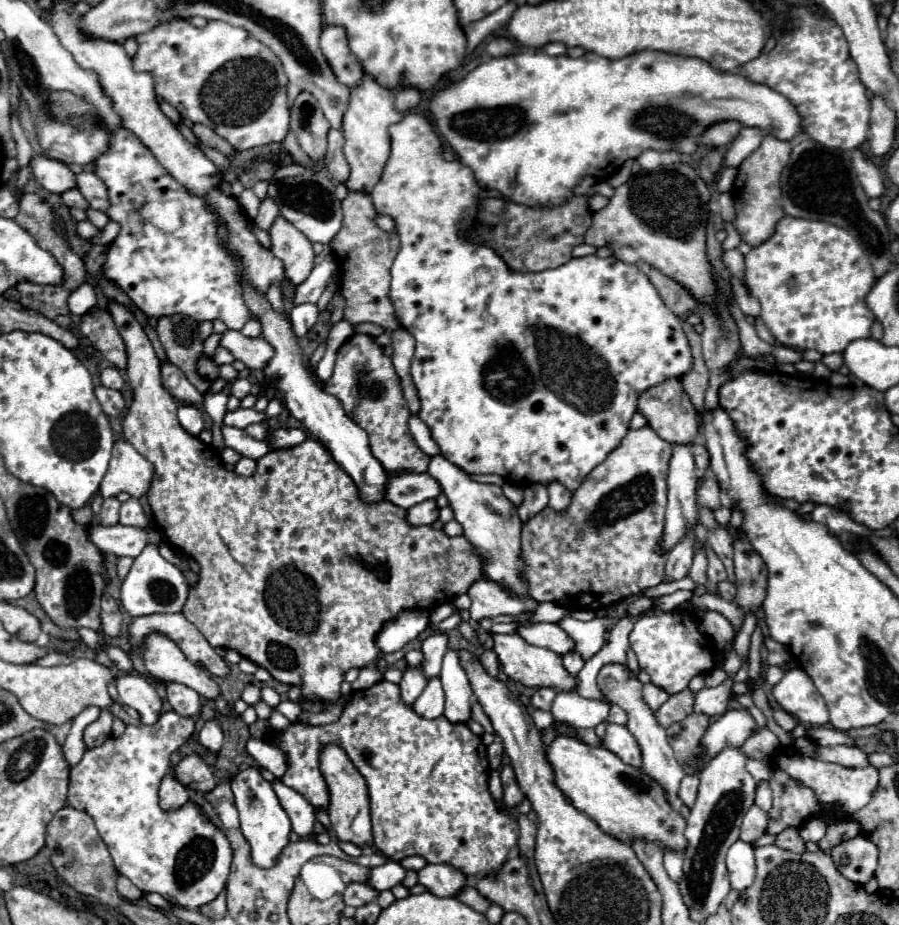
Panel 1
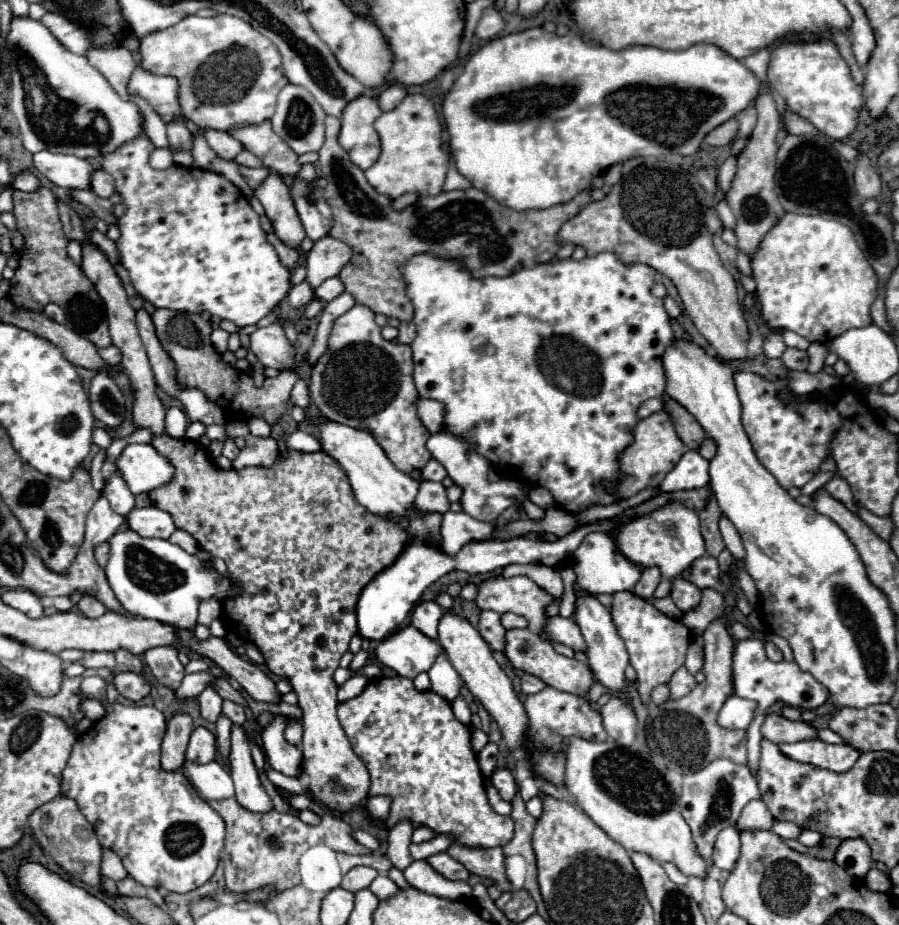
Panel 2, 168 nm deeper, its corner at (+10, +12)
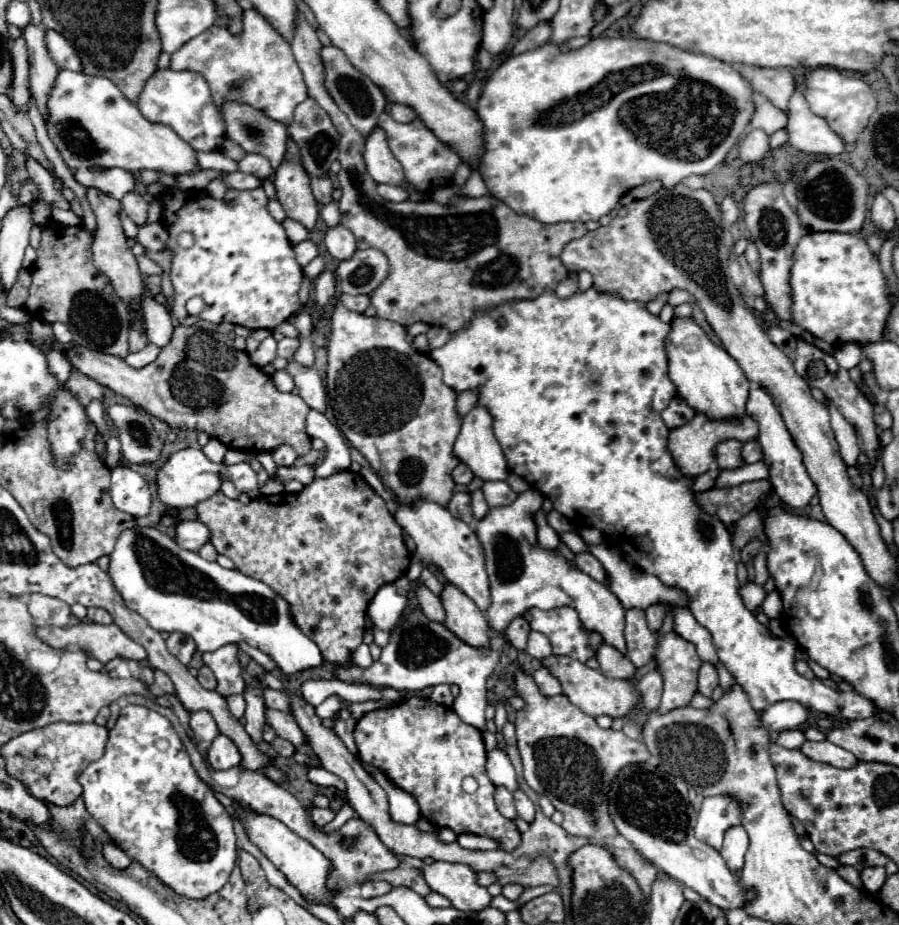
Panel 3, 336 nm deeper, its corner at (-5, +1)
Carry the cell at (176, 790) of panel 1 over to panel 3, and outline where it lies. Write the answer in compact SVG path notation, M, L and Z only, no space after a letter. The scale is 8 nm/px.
M196 711L190 715L190 729L192 729L192 739L196 743L210 743L220 731L208 711Z

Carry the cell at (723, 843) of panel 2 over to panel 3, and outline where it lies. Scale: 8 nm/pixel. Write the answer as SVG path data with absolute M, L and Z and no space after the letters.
M732 827L728 833L726 833L726 839L724 839L724 847L720 851L720 855L724 857L728 869L732 873L736 871L742 871L744 867L744 859L746 859L746 853L748 853L748 833L744 831L744 827Z

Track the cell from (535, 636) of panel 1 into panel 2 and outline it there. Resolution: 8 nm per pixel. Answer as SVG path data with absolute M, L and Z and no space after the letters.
M561 616L549 618L547 626L545 626L545 632L547 632L549 642L561 642L561 644L573 648L575 652L585 652L587 650L583 634L571 618L561 618Z

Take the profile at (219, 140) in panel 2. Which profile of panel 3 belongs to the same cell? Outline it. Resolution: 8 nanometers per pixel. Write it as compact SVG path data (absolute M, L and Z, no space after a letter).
M246 153L246 157L242 157L242 159L238 161L238 171L242 171L242 173L252 173L252 175L256 175L258 179L270 177L270 173L272 173L268 159L264 159L264 155L260 155L260 153Z

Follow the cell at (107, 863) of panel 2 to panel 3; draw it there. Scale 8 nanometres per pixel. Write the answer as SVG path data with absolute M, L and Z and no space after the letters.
M104 843L102 855L104 855L104 859L106 859L114 869L118 869L118 871L128 869L128 867L130 867L130 863L132 863L132 861L128 859L128 855L126 855L124 851L120 851L114 843Z

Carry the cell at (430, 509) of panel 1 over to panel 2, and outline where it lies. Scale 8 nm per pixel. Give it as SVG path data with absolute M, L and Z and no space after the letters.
M423 482L419 488L419 494L415 498L415 506L423 512L445 514L449 510L445 486L441 482Z

